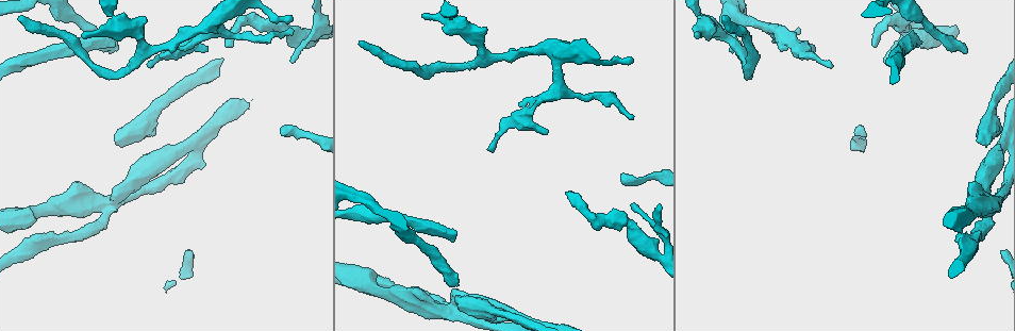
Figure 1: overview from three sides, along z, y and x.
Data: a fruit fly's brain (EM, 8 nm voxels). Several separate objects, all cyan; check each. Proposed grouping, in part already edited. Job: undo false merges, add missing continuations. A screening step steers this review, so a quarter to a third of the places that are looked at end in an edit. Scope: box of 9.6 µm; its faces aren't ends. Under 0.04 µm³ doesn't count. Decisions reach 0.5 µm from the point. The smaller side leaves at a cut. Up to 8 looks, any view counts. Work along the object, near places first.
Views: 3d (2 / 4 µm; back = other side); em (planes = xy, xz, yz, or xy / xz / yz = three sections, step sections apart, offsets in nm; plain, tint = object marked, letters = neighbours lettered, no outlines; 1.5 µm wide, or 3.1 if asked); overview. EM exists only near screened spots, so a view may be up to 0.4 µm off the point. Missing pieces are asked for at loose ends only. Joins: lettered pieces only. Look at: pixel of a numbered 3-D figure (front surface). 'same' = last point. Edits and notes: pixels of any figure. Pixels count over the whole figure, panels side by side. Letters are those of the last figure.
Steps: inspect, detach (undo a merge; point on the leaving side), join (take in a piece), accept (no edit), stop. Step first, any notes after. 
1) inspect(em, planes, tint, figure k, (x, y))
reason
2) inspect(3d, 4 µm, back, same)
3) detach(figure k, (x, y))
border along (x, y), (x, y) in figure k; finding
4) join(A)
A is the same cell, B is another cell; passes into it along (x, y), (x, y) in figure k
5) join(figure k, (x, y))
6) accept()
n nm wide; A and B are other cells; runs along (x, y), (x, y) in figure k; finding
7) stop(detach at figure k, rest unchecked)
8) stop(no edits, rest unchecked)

inspect(em, yz, step 8, letters, figure 1, (723, 18))
long arm stops here

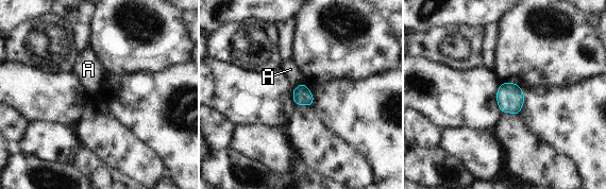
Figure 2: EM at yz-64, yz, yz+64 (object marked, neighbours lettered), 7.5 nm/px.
accept()
A is another cell; border along (304, 81), (293, 89) in figure 2; none of them fits

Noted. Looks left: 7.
inspect(3d, 4 µm, figure 1, (455, 234))

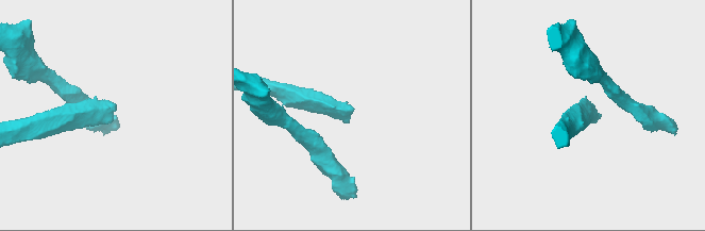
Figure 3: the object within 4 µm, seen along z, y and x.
inspect(em, planes, plain, figure 3, (352, 110))

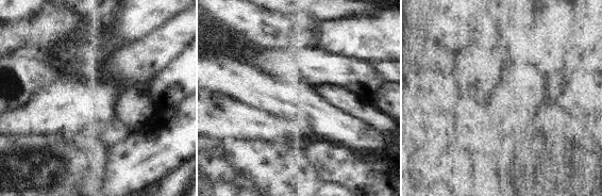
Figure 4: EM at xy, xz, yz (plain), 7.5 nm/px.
inspect(em, planes, letters, same)
what lies round it

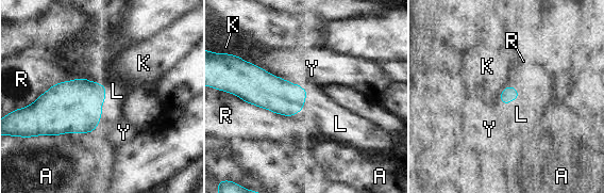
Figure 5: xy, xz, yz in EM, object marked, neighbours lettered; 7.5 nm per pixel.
join(L)
L is the same cell, A, K, R and Y are other cells; passes into it along (76, 106), (104, 99), (117, 91) in figure 5; it goes on there

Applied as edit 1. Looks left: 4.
inspect(overview)
redraw

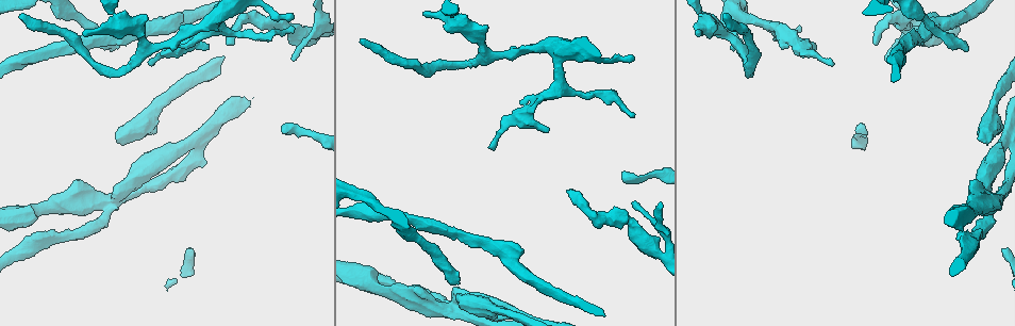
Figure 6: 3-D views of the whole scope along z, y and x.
inspect(em, planes, letters, figure 6, (457, 293))
thick end

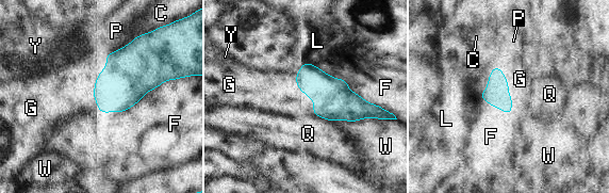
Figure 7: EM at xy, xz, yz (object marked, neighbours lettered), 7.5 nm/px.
join(G)
G is the same cell, C, F, L, P, Q, W and Y are other cells; passes into it along (496, 94), (508, 90), (520, 79) in figure 7; it goes on there

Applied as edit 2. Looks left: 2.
stop(join at figure 5, join at figure 7, rest unchecked)

